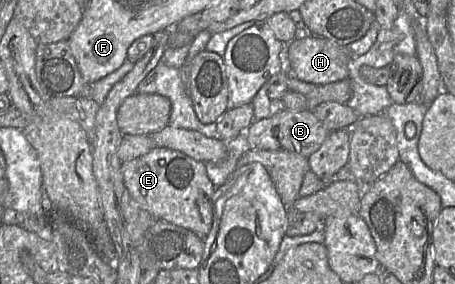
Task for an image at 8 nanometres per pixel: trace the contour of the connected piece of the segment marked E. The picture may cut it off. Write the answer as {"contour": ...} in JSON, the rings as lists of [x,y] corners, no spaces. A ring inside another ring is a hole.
{"contour":[[[155,147],[145,155],[121,163],[124,185],[131,198],[155,219],[193,231],[205,238],[213,221],[213,195],[216,186],[207,176],[204,162],[177,150]]]}

